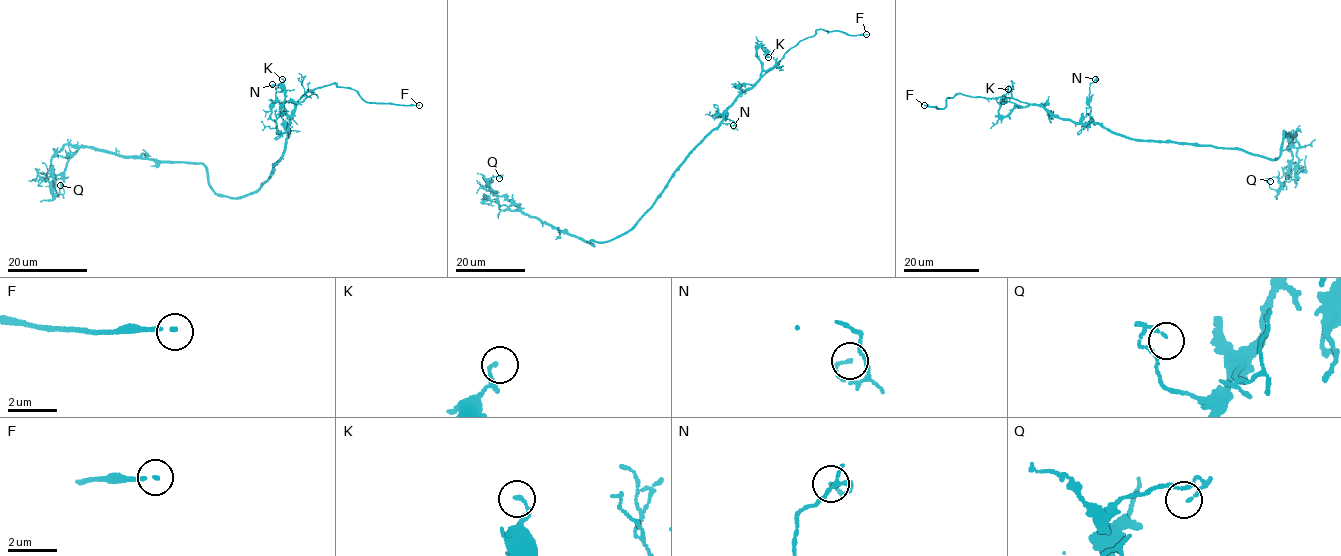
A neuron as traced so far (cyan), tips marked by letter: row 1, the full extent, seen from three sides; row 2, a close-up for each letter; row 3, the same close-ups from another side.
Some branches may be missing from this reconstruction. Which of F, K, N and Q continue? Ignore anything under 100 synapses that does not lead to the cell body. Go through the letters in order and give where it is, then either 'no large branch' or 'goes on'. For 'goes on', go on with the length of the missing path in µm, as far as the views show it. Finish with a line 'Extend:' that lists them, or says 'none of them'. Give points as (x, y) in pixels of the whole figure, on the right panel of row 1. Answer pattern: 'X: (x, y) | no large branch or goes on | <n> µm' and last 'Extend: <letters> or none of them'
F: (924, 105) | goes on | 20 µm
K: (1008, 89) | no large branch
N: (1095, 79) | no large branch
Q: (1270, 181) | no large branch
Extend: F

